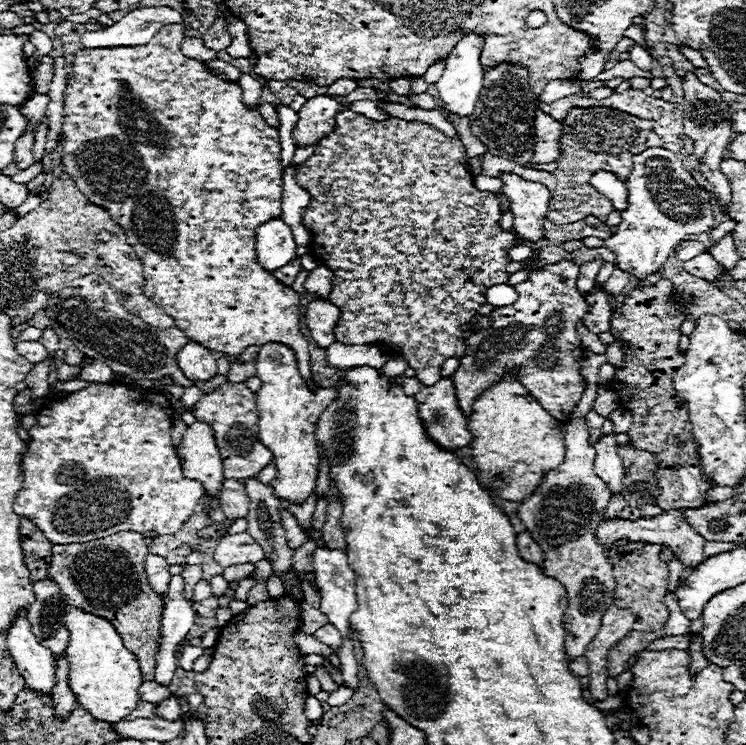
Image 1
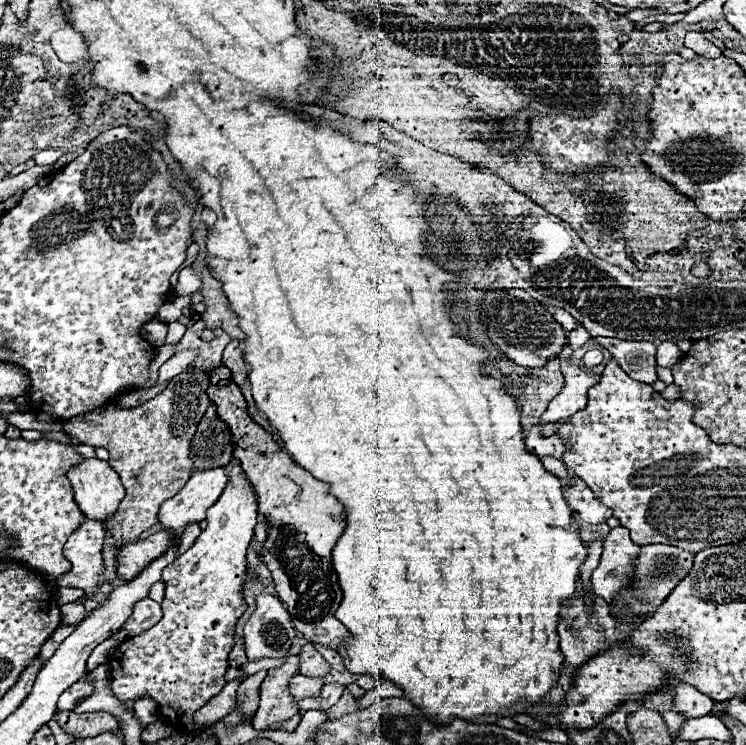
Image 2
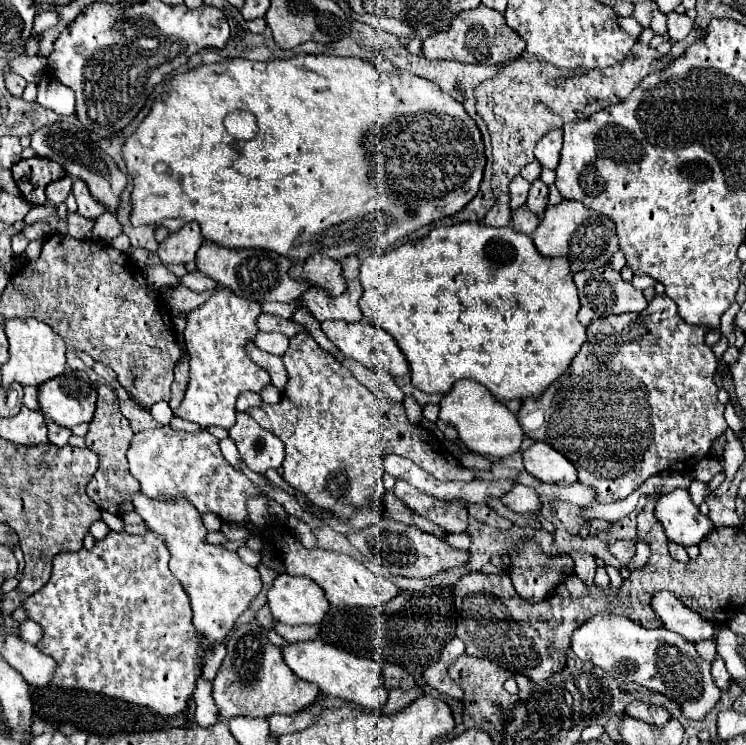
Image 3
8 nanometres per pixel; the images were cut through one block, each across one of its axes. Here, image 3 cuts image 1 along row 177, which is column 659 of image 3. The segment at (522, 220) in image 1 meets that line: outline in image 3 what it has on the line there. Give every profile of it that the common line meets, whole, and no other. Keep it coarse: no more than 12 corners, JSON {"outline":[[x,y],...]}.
{"outline":[[686,488],[656,504],[666,536],[682,546],[700,544],[714,528]]}

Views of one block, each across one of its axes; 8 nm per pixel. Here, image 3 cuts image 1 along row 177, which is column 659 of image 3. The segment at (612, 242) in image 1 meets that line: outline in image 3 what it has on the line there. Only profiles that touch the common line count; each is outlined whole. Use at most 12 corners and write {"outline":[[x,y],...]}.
{"outline":[[596,614],[572,634],[586,662],[702,720],[720,690],[682,636]]}

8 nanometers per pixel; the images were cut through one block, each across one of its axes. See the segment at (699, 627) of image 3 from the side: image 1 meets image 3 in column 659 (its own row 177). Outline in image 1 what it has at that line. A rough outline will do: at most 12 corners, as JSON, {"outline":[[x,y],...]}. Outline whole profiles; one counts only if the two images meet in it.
{"outline":[[596,172],[590,184],[618,212],[628,208],[626,184],[612,172]]}

